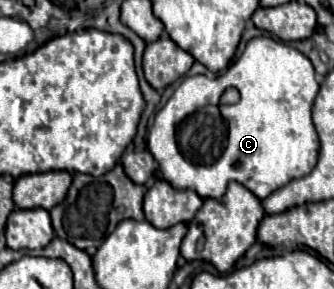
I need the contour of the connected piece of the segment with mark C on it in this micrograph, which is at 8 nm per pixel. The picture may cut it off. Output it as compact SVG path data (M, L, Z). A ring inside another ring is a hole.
M254 37L248 41L240 59L234 61L220 77L184 77L168 103L156 113L148 137L148 149L160 165L160 175L174 189L192 189L202 199L220 199L226 193L228 183L238 181L258 199L264 199L270 191L290 183L290 179L308 175L318 161L318 135L312 123L312 103L316 93L316 71L306 55L290 45L274 41L272 37ZM228 87L236 87L240 91L240 101L236 105L220 105L220 95ZM206 105L220 105L218 109L224 123L218 119L214 121L204 113L196 115Z

